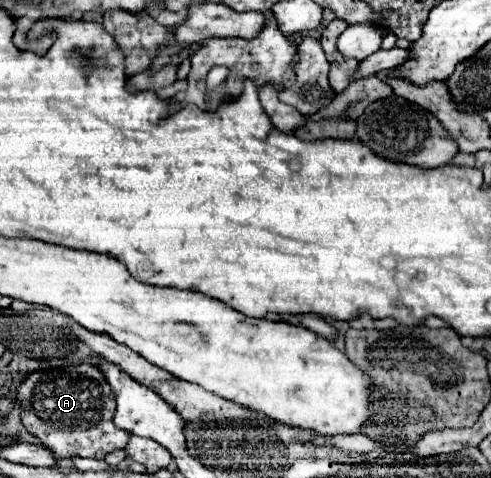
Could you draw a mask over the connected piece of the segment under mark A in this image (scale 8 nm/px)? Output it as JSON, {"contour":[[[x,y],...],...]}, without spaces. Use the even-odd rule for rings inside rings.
{"contour":[[[68,365],[66,373],[54,373],[54,379],[50,379],[50,373],[34,371],[18,385],[16,399],[20,403],[22,425],[56,457],[104,459],[106,453],[124,449],[130,439],[128,431],[112,423],[116,411],[114,395],[94,365]]]}

